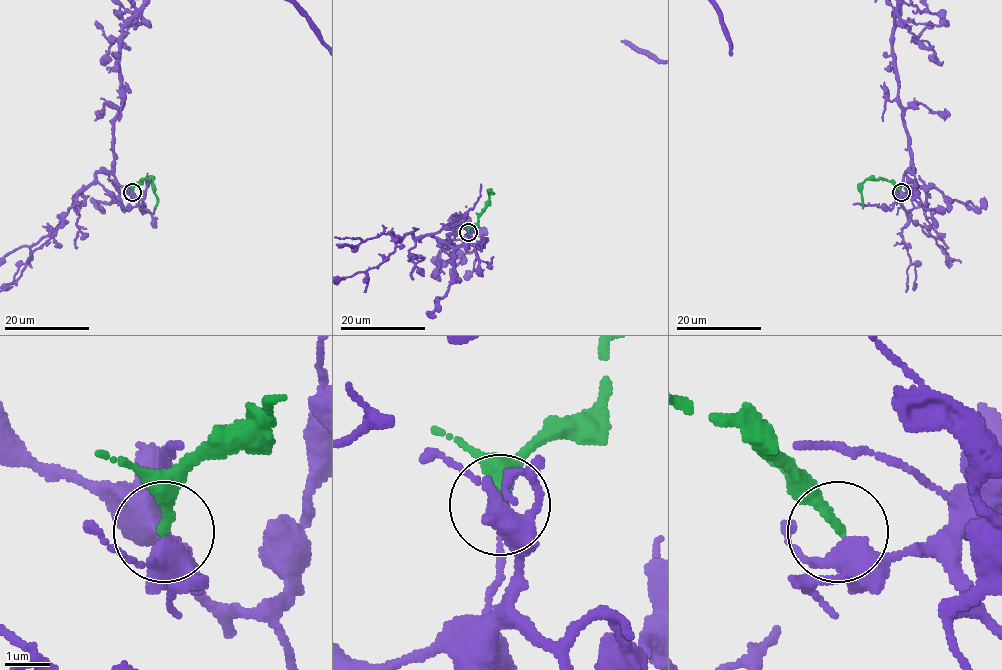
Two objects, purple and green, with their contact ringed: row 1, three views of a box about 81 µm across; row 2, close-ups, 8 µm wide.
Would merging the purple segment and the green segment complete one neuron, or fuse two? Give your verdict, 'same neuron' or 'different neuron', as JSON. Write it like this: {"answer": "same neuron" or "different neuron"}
{"answer": "different neuron"}

